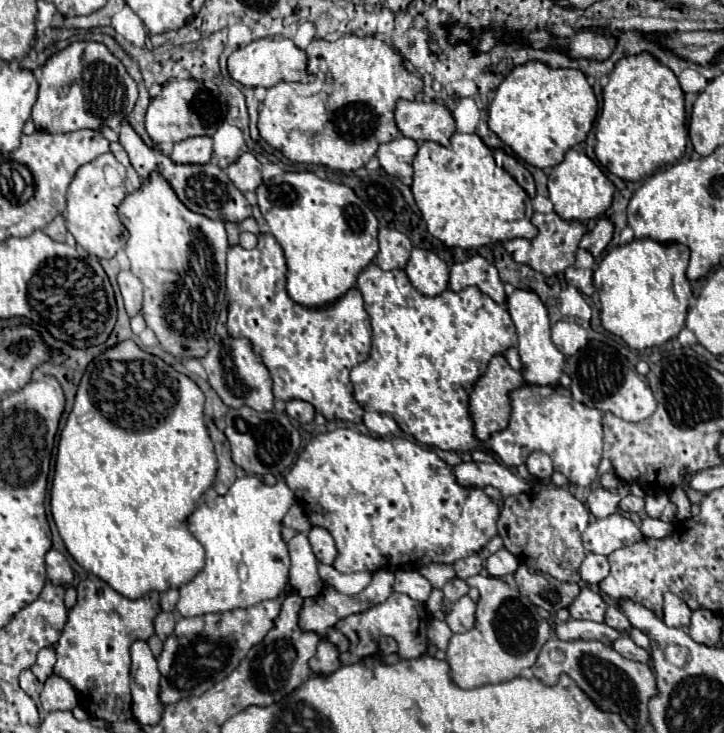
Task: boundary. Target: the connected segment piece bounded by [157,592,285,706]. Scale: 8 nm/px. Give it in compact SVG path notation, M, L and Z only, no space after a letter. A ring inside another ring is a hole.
M285 592L275 600L263 600L249 608L179 618L173 634L163 644L163 652L157 656L161 672L161 702L167 706L189 696L201 696L201 692L207 692L213 684L217 684L217 680L223 680L229 672L233 672L247 652L275 626L273 622L279 616L283 600Z

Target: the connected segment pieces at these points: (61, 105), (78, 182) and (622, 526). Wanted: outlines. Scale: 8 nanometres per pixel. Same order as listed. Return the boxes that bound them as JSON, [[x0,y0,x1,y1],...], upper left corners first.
[[31,42,137,134],[67,152,125,258],[583,514,643,556]]

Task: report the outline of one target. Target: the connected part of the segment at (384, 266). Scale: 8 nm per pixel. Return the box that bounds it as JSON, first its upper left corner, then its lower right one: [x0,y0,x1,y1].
[375,228,411,270]

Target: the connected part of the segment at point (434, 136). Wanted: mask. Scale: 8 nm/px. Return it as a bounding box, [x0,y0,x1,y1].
[395,100,455,146]

